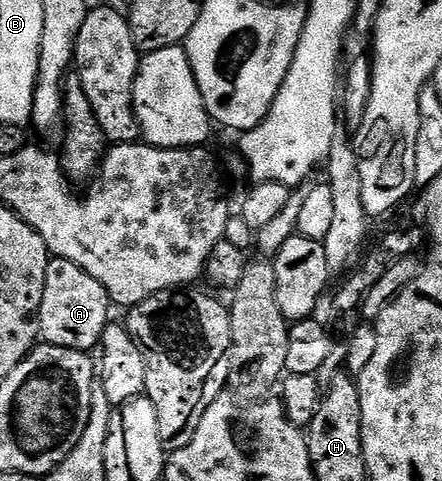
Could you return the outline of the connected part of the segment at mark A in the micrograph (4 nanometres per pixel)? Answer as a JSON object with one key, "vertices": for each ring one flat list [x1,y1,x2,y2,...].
{"vertices":[[50,258,47,265,47,277,43,281,43,301,39,305,37,314,39,335,44,342,63,349,92,352,92,347,96,348,100,344,105,328,111,322,109,307,111,308,111,300,107,289,103,289,103,285,99,285,99,281,95,281,95,277,91,277,91,273,83,273,83,269,79,269,79,265,66,259]]}

